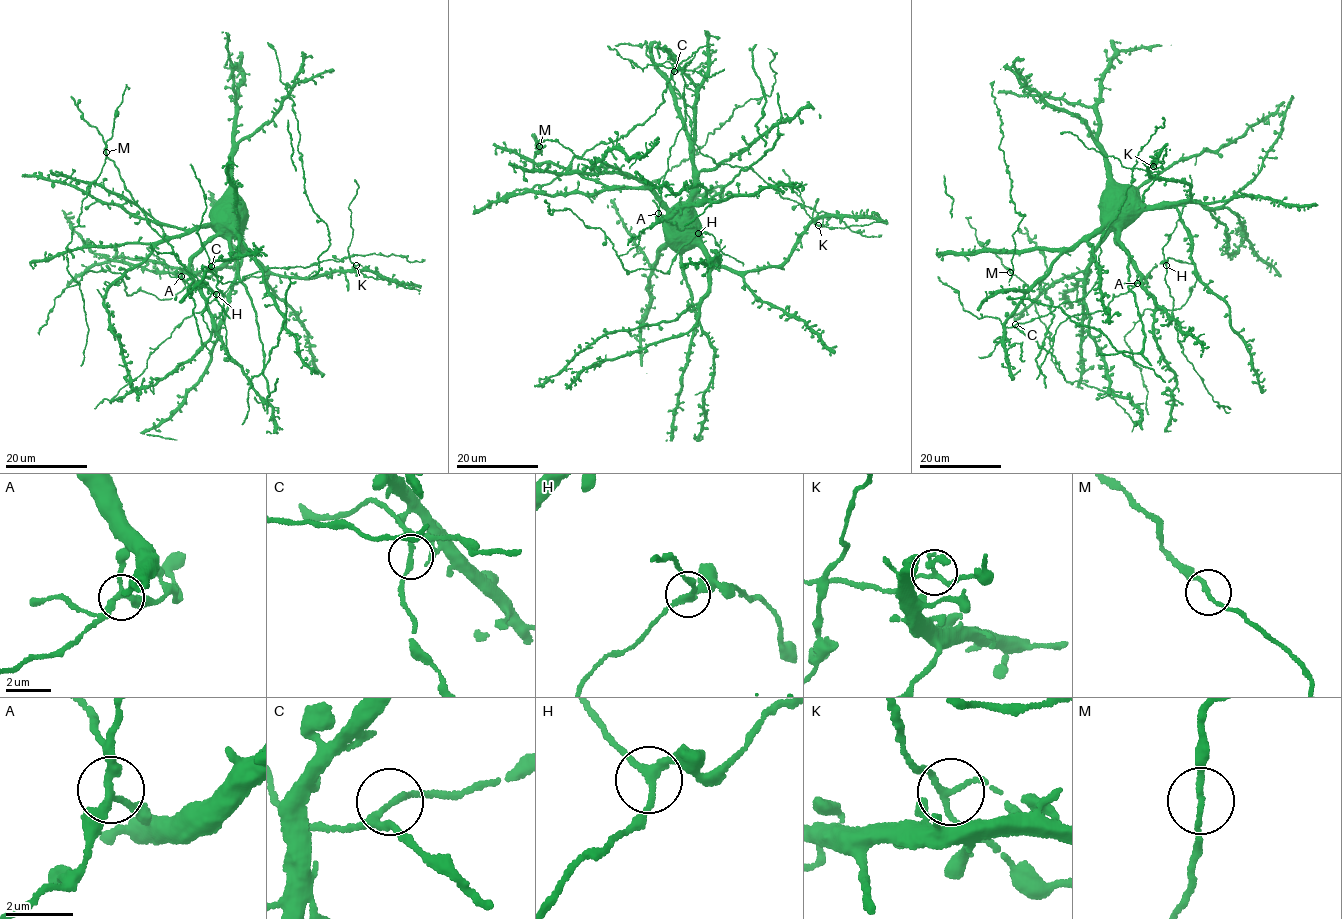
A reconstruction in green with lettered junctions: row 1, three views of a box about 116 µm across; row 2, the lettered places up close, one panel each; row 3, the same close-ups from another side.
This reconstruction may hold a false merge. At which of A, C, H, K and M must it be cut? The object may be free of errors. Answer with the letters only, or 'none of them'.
none of them

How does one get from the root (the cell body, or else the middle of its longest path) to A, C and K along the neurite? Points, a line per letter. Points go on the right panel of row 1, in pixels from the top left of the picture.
A: (1105, 209), (1103, 208), (1101, 216), (1128, 255), (1136, 270), (1137, 283)
C: (1105, 209), (1103, 208), (1101, 228), (1085, 235), (1059, 257), (1051, 269), (1023, 297), (1005, 327), (1015, 324)
K: (1105, 209), (1111, 203), (1151, 206), (1191, 198), (1189, 185), (1153, 177), (1150, 172), (1156, 169), (1152, 166)

